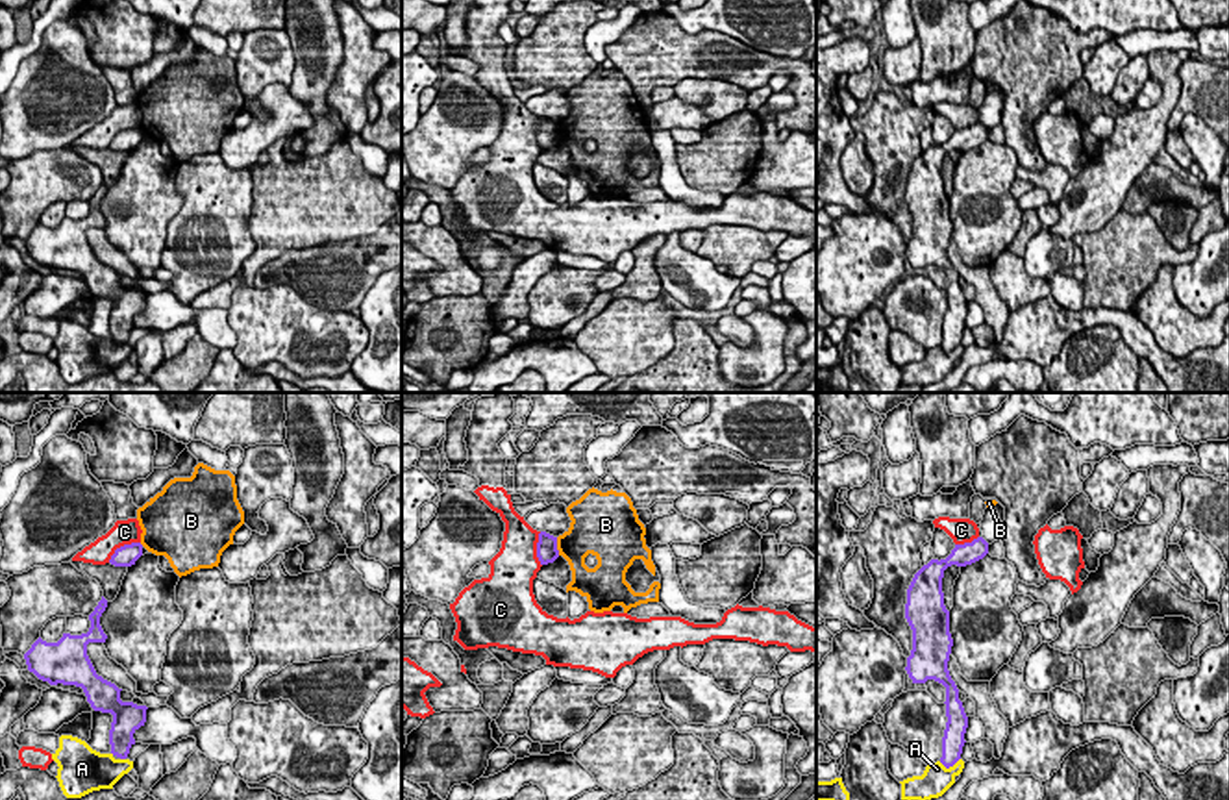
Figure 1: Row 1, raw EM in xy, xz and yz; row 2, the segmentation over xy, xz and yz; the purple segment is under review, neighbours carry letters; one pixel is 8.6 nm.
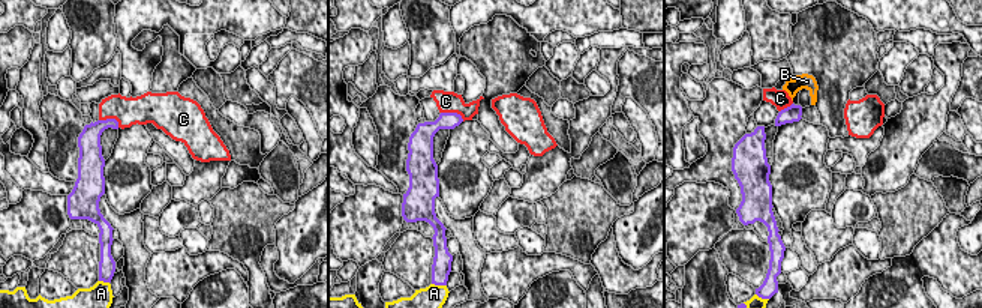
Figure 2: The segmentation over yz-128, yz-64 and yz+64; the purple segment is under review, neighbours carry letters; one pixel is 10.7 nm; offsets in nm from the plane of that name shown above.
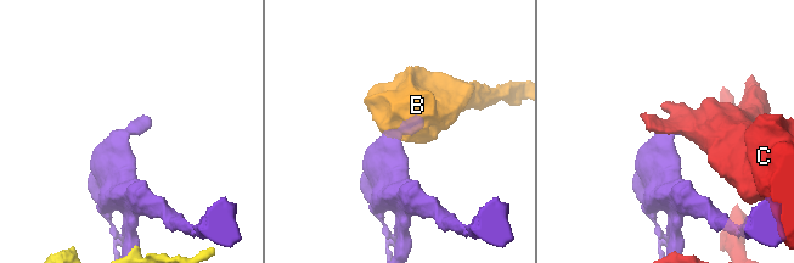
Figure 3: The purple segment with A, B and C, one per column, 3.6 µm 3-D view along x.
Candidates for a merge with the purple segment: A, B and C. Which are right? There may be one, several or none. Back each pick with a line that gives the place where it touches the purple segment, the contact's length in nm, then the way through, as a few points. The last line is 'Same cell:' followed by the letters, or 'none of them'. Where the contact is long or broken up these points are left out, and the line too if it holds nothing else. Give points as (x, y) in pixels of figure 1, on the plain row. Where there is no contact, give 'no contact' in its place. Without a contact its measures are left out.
Same cell: none of them

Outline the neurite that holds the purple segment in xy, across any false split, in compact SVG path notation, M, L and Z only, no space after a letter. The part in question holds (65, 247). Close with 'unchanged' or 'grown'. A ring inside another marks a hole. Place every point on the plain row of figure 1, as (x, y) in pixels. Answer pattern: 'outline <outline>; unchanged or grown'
outline M102 181L94 196L89 200L91 213L87 219L63 219L57 228L46 228L39 222L24 239L24 244L28 256L39 265L48 267L50 270L63 269L81 272L94 296L111 298L111 339L126 344L130 333L135 330L133 319L146 307L148 293L122 287L122 274L98 261L87 241L89 228L106 228L107 224L100 211L100 202L106 193L107 185Z; unchanged

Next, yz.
outline M983 122L955 130L946 144L931 144L924 150L907 174L905 204L912 215L912 235L905 256L912 269L935 265L946 272L944 289L948 307L940 343L946 354L961 344L968 302L959 285L959 274L948 256L953 224L950 219L950 196L944 191L942 163L948 152L966 152L987 139L988 128Z; unchanged

